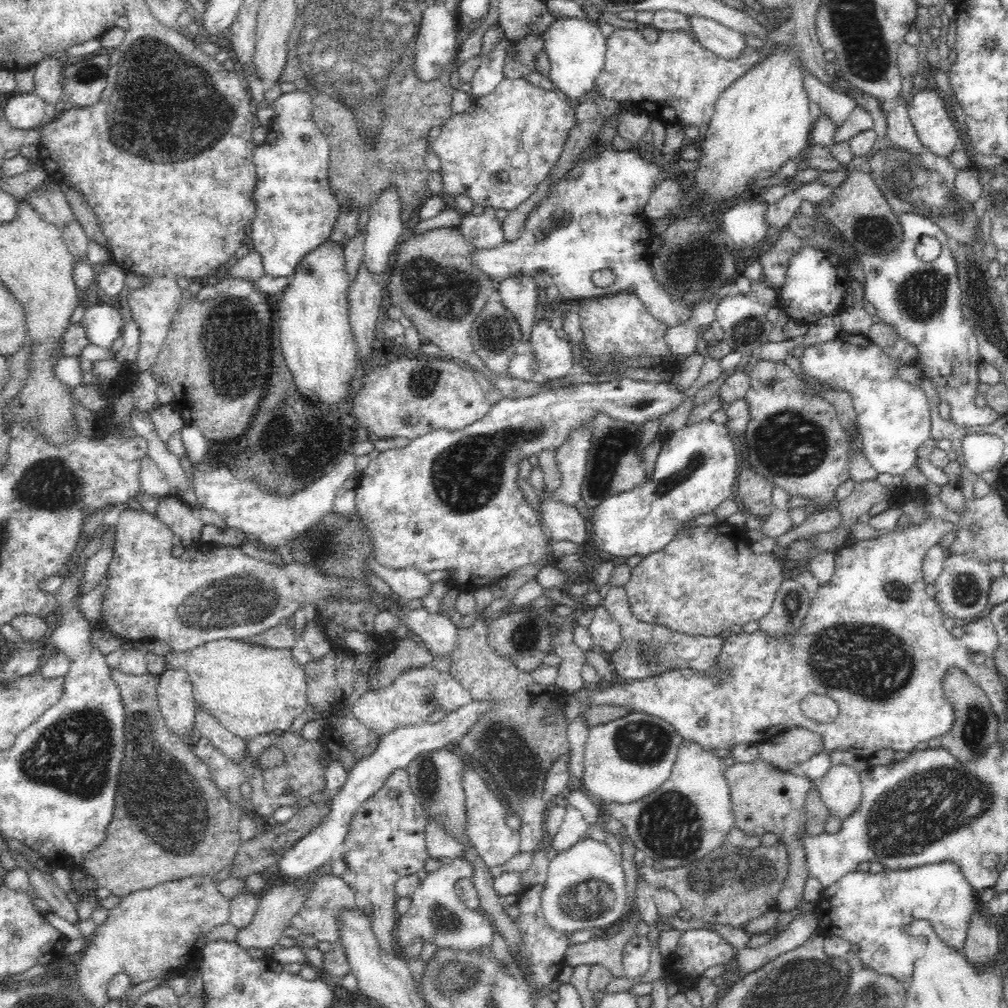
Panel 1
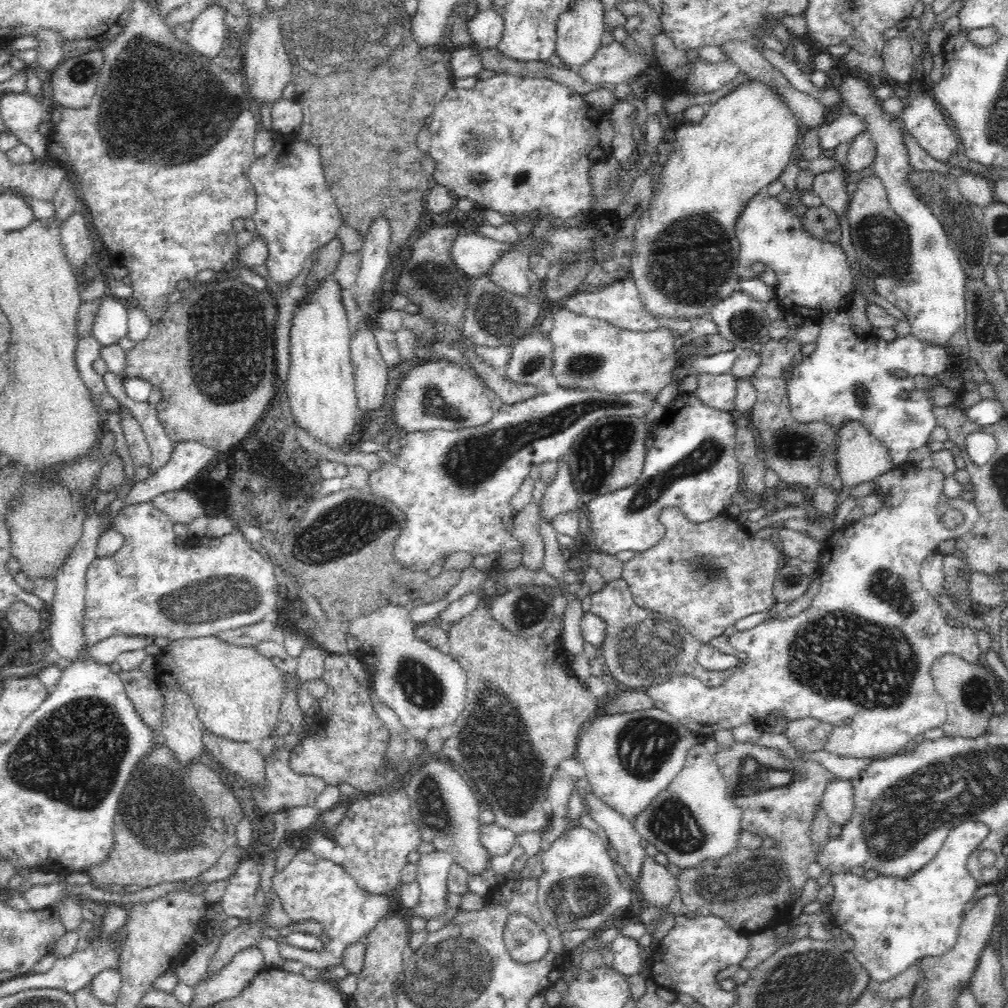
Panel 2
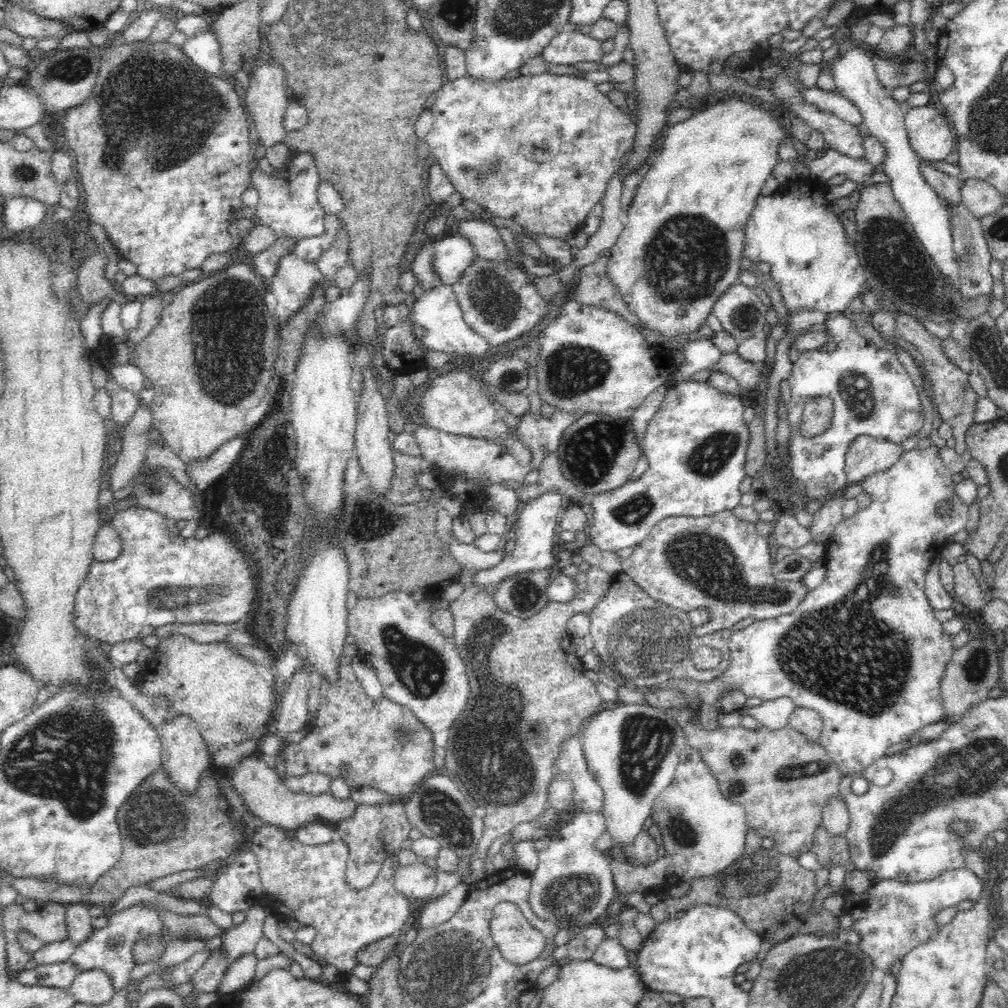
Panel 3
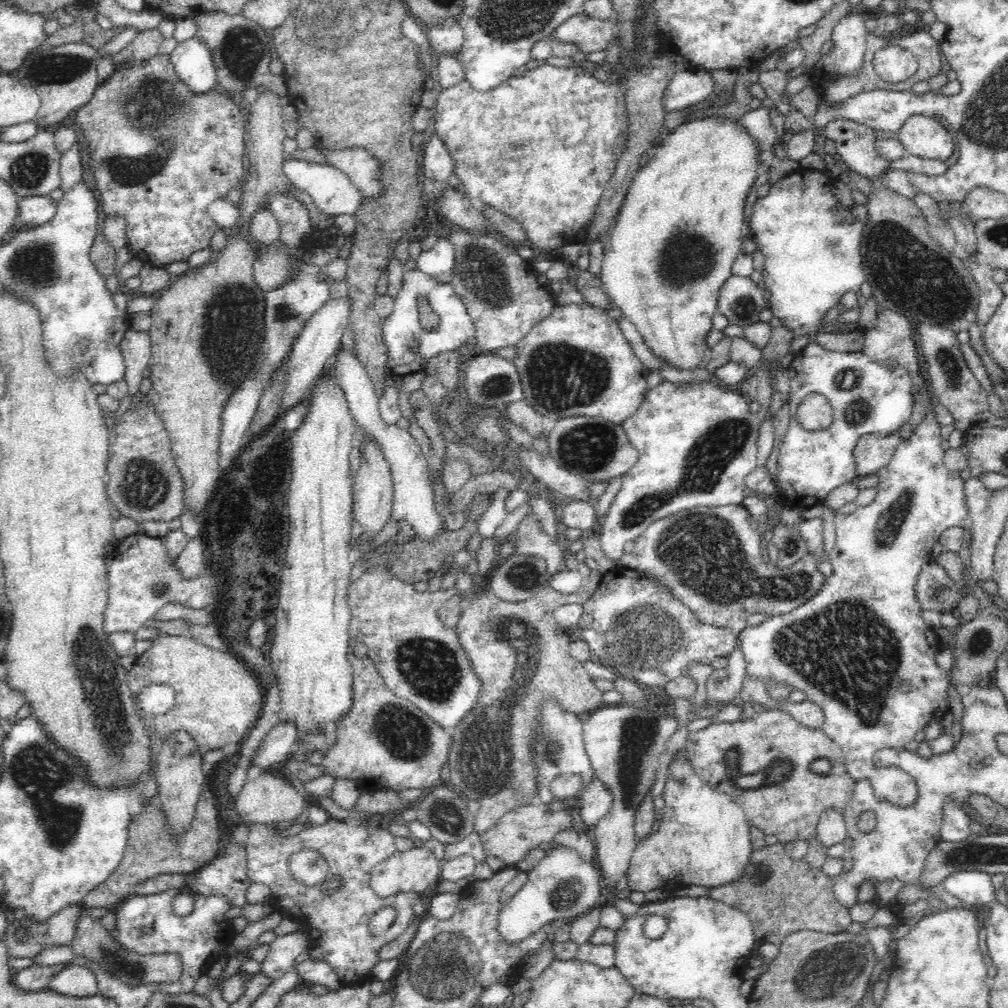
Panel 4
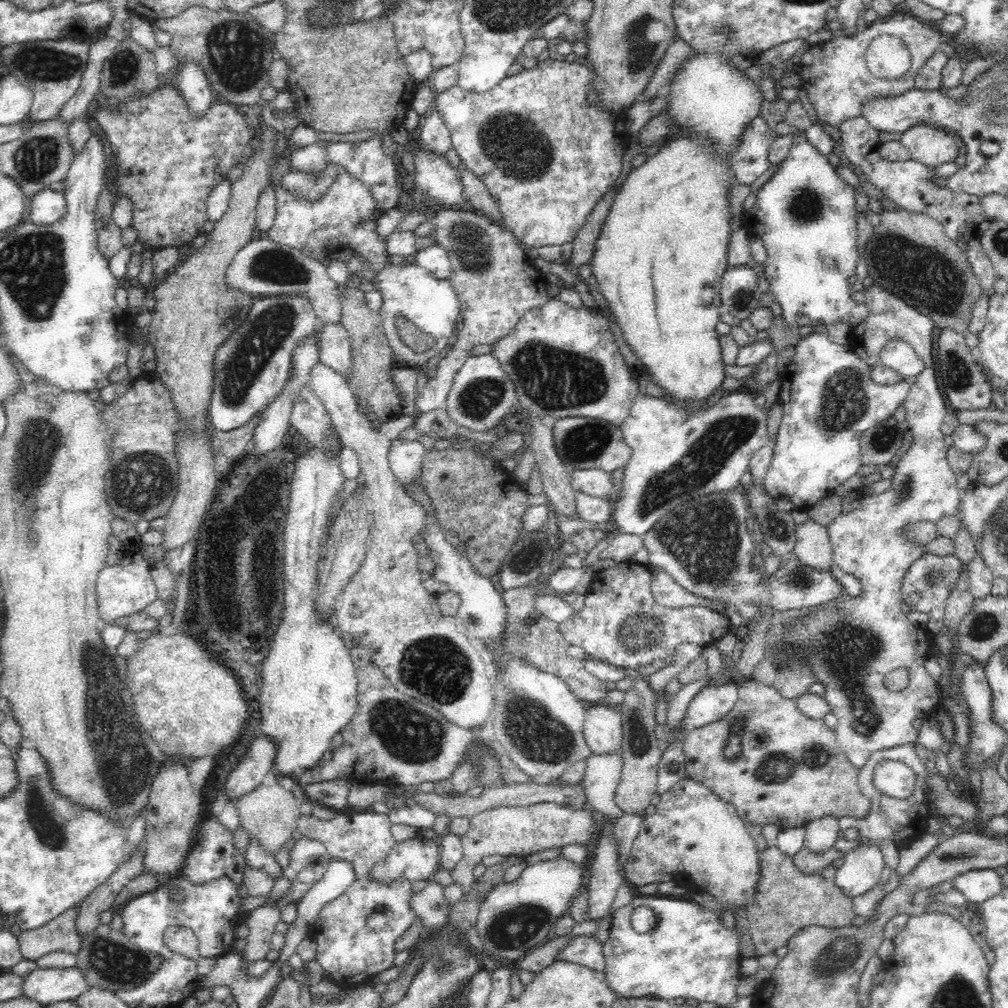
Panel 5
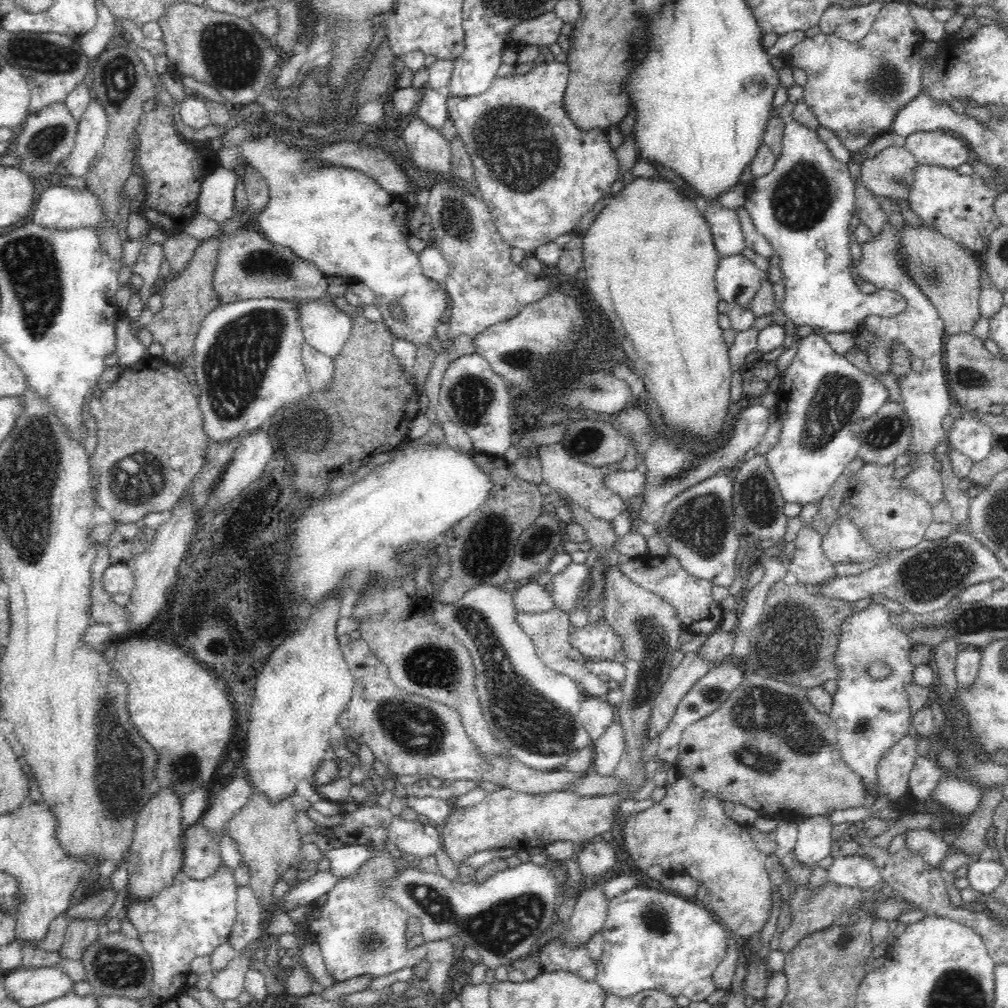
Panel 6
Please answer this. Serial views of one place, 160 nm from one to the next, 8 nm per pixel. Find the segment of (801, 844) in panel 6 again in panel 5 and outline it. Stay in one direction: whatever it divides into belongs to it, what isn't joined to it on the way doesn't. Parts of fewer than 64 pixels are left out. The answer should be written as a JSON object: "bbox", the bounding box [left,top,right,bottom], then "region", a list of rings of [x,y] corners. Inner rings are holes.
{"bbox":[804,816,841,853],"region":[[[824,816],[812,820],[805,826],[806,840],[804,846],[812,852],[821,853],[834,847],[834,842],[839,839],[838,832],[841,828],[837,818]]]}

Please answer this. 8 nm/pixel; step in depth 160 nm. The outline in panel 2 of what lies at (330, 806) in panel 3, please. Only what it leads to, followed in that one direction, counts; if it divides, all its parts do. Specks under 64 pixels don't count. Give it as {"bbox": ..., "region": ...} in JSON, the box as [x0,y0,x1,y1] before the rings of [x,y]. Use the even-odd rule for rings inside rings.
{"bbox":[203,728,265,787],"region":[[[206,728],[203,730],[203,741],[209,758],[230,768],[233,775],[241,776],[245,781],[243,787],[265,787],[265,760],[256,743],[232,742],[208,732]]]}

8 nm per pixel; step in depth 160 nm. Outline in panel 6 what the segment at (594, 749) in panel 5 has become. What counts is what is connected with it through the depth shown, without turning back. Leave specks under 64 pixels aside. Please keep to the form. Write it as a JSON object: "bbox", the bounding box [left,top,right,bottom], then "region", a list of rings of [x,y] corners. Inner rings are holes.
{"bbox":[579,696,616,740],"region":[[[584,696],[580,704],[579,715],[590,738],[598,740],[606,728],[616,719],[616,707],[610,705],[605,698]]]}

